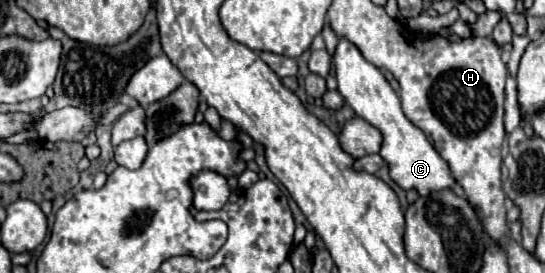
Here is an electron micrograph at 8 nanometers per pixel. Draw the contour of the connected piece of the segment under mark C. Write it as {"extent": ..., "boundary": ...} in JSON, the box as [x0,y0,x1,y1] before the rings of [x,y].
{"extent":[333,40,455,196],"boundary":[[[339,40],[333,60],[335,60],[335,76],[339,82],[337,88],[339,94],[345,98],[345,102],[353,108],[353,112],[359,118],[367,120],[383,136],[379,156],[387,162],[391,180],[399,184],[405,192],[415,190],[419,196],[429,196],[431,192],[439,192],[439,190],[453,190],[455,178],[451,174],[449,164],[433,148],[427,136],[403,114],[397,92],[389,86],[389,82],[379,72],[379,68],[367,62],[361,56],[361,52],[347,40]]]}

